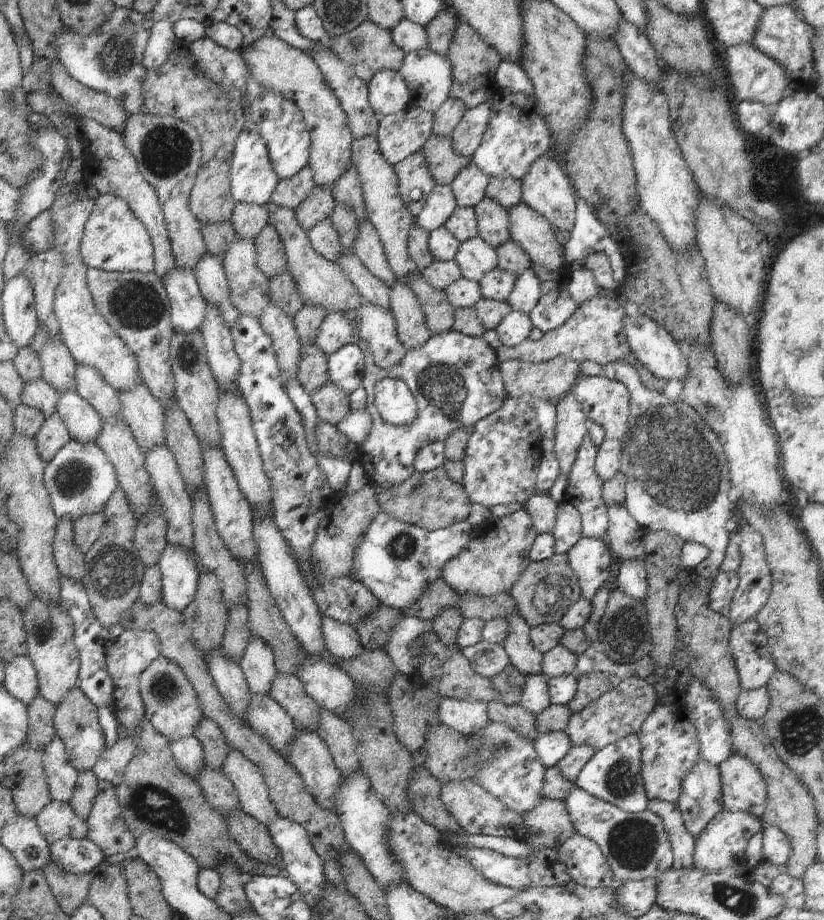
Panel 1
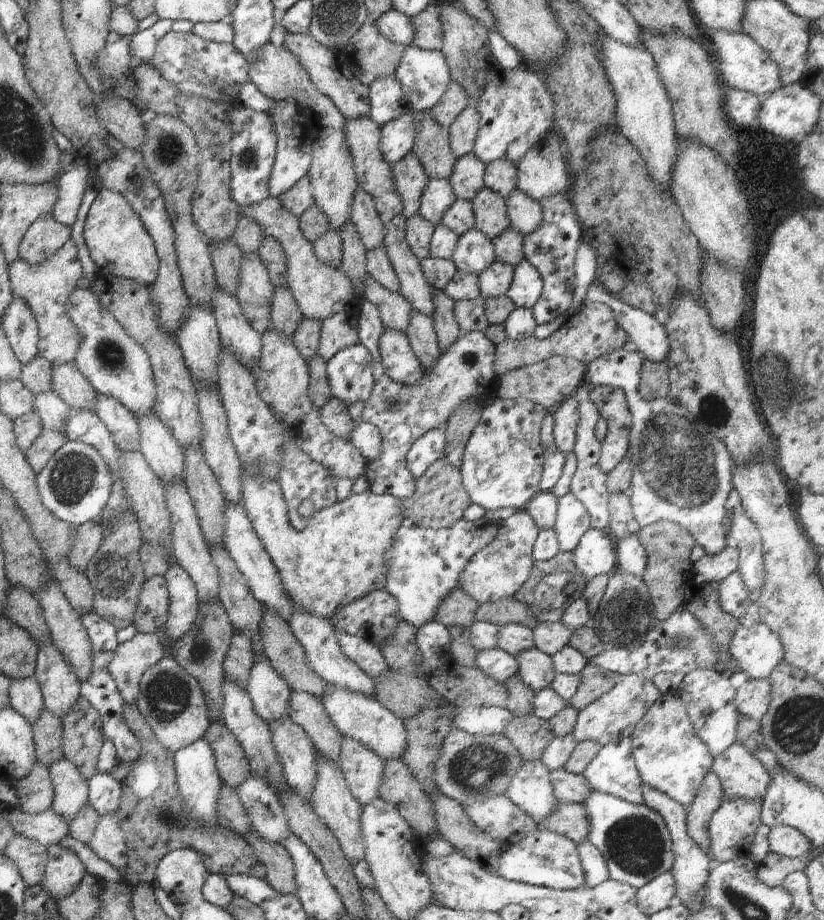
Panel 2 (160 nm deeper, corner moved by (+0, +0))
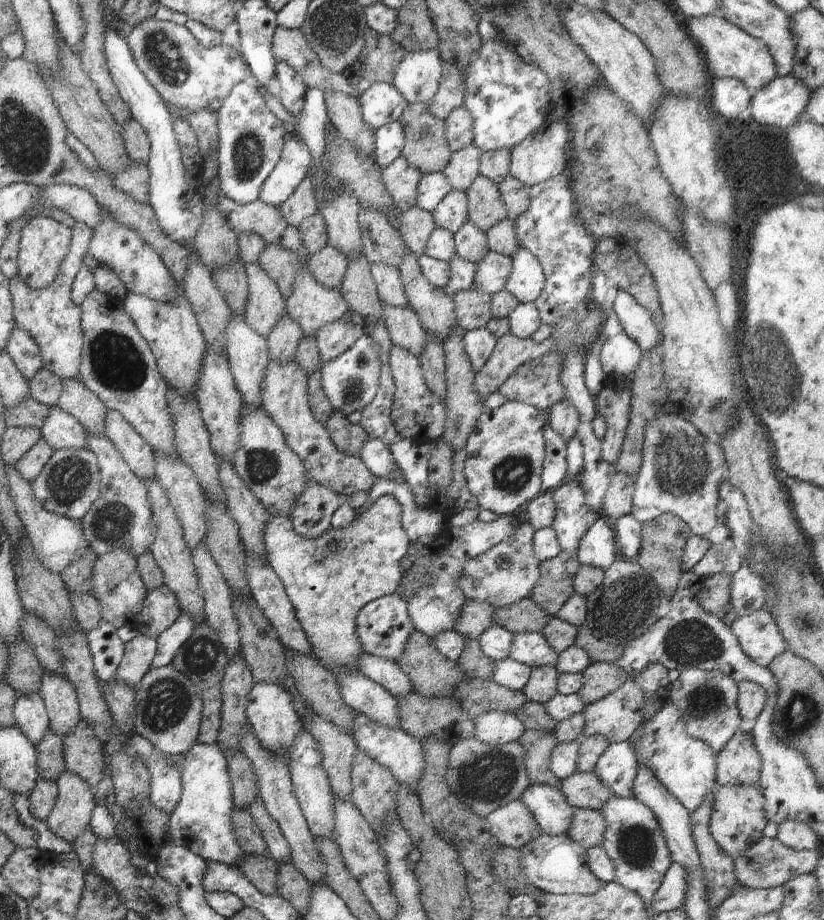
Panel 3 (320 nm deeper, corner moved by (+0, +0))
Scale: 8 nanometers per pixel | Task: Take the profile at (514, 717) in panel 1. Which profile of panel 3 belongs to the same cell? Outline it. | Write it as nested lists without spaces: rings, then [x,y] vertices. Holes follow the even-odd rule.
[[[525,729],[518,742],[525,751],[525,766],[529,782],[540,782],[559,788],[561,780],[553,776],[548,768],[550,754],[559,742],[556,736],[546,730]]]

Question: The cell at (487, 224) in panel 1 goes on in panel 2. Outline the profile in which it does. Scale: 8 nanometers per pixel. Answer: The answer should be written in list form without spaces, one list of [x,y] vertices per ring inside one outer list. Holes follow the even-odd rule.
[[[485,187],[471,201],[475,217],[475,230],[482,232],[488,239],[495,239],[511,228],[507,218],[505,199]]]

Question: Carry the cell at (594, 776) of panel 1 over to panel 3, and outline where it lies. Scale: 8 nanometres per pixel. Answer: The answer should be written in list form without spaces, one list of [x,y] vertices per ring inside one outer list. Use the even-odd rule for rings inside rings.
[[[626,742],[609,744],[600,756],[594,774],[615,795],[634,797],[634,778],[638,774],[639,762],[633,746]]]

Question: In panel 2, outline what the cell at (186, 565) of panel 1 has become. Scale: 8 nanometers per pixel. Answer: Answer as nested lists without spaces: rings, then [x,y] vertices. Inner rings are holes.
[[[170,564],[164,578],[169,594],[165,636],[174,644],[192,629],[198,615],[198,590],[188,572],[178,564]]]

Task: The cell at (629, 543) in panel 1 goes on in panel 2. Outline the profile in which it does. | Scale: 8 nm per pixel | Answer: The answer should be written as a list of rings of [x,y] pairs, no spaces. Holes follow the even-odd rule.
[[[616,492],[609,494],[609,529],[614,540],[622,540],[626,536],[636,536],[641,527],[634,519],[628,493]]]

